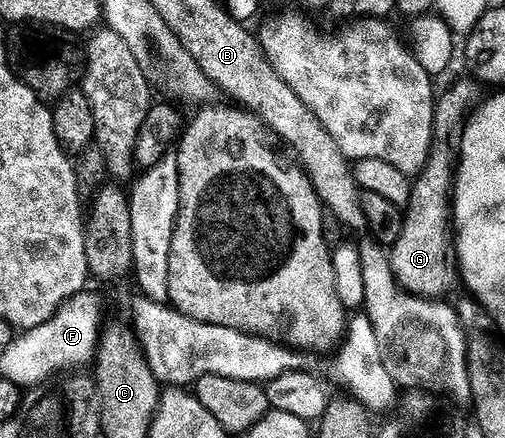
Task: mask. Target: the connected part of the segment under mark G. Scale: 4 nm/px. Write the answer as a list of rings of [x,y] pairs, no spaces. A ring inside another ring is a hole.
[[[450,125],[433,126],[432,144],[426,166],[413,178],[410,201],[403,216],[403,229],[389,254],[395,279],[417,297],[442,299],[454,289],[460,273],[452,256],[452,198],[456,176],[456,129]]]

